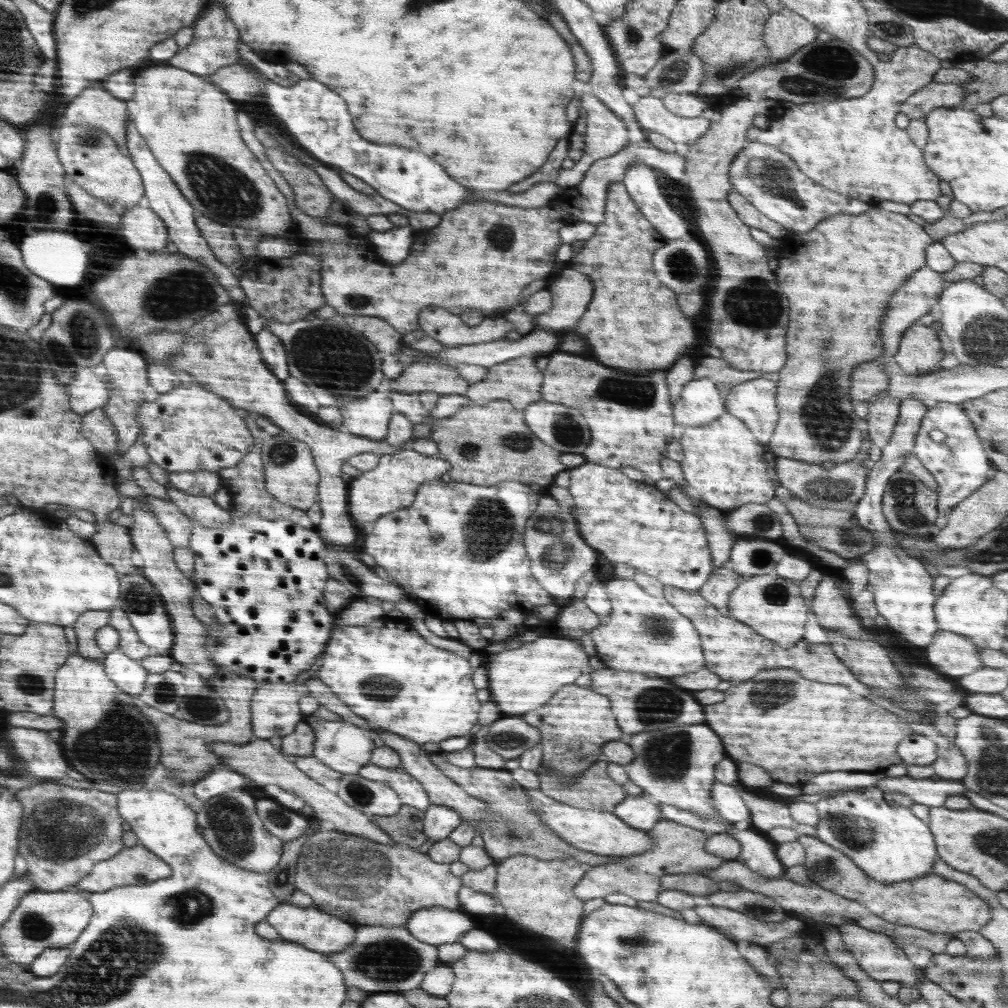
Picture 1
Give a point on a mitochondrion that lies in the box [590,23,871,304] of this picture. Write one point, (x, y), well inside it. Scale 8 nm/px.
(824, 70)

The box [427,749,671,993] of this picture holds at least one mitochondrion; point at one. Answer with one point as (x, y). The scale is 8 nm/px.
(643, 939)

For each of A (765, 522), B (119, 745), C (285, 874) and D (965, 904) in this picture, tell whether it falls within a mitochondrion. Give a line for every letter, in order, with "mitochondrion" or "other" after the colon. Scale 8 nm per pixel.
A: mitochondrion
B: mitochondrion
C: mitochondrion
D: other

